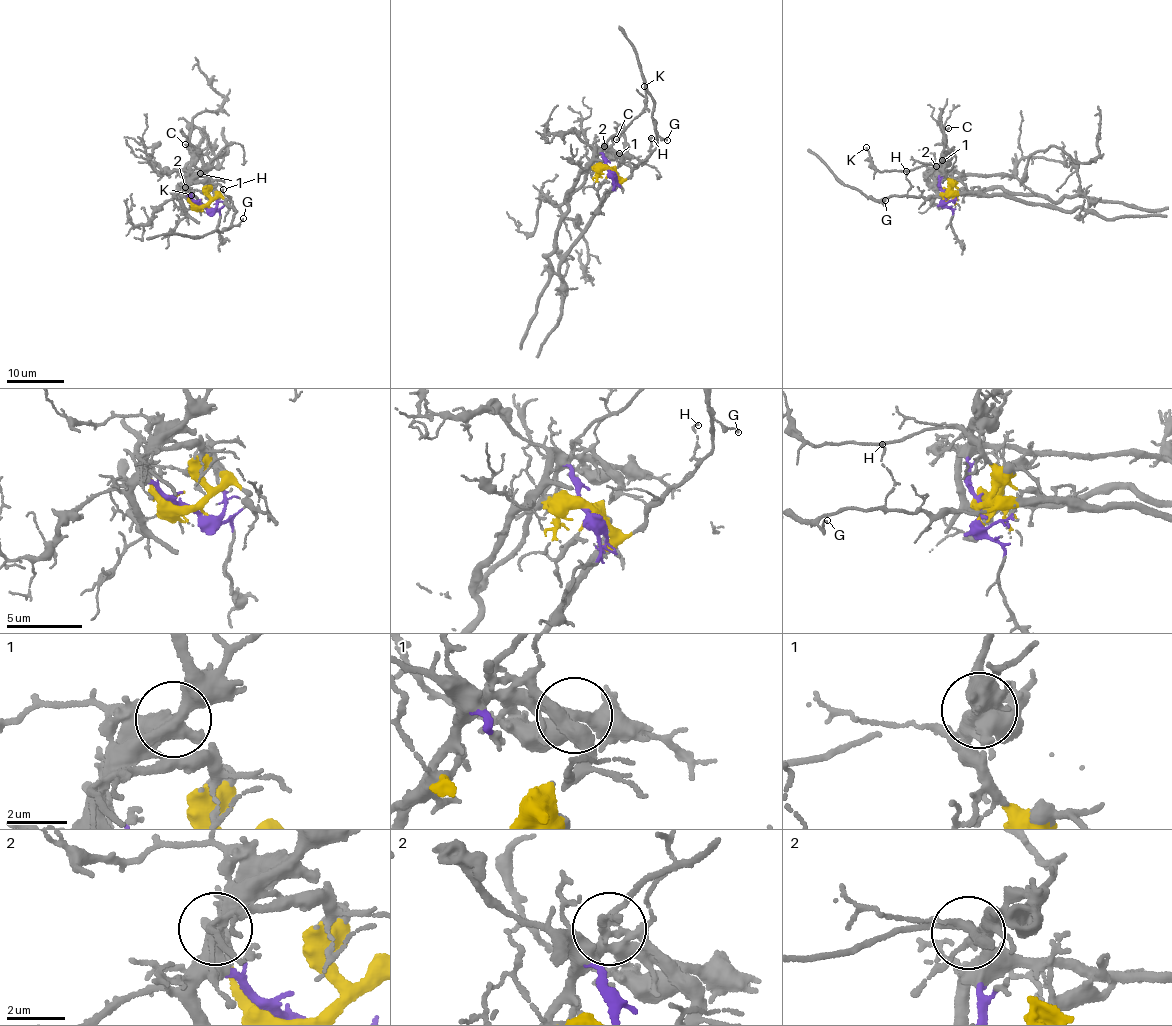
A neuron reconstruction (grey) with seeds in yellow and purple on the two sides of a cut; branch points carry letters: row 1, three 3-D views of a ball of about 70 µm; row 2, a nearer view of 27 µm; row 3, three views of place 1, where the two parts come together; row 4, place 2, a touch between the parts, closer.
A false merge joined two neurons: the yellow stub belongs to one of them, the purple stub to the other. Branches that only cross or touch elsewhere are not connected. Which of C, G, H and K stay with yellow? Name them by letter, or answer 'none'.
G, H

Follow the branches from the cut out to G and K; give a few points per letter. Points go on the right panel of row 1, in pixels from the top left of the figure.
G: (942, 196), (923, 198), (891, 194), (885, 200)
K: (942, 196), (939, 167), (931, 164), (905, 170), (880, 171), (873, 164), (865, 147)

